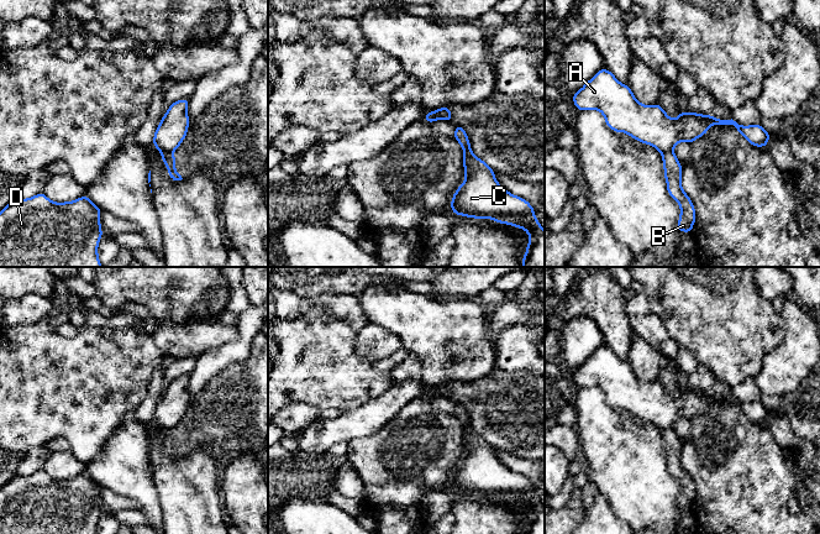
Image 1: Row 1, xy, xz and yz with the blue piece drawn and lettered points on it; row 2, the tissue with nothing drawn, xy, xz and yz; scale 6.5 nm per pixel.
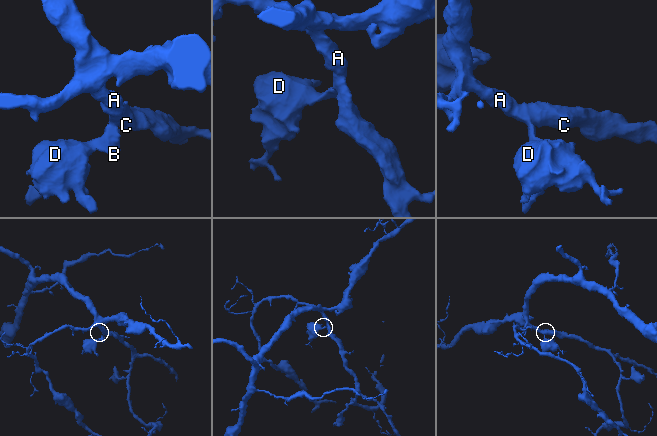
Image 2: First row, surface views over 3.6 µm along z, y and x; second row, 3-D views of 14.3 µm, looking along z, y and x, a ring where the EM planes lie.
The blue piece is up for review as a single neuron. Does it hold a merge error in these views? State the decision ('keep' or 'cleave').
cleave

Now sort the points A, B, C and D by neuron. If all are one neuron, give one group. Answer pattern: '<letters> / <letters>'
A C / B D

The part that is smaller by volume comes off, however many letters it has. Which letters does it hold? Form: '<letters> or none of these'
B, D

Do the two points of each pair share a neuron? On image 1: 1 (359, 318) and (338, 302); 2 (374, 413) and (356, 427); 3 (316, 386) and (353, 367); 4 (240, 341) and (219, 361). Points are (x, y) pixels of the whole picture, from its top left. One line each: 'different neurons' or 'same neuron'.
1: same neuron
2: same neuron
3: same neuron
4: same neuron

